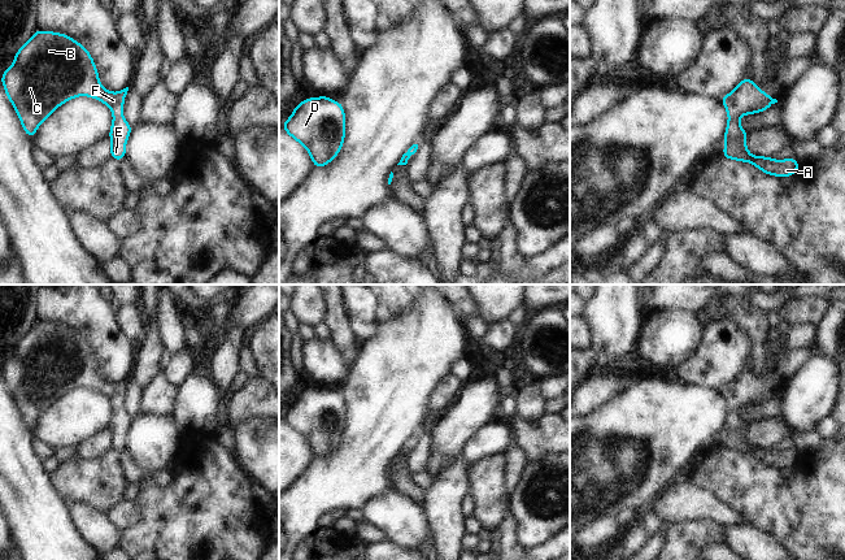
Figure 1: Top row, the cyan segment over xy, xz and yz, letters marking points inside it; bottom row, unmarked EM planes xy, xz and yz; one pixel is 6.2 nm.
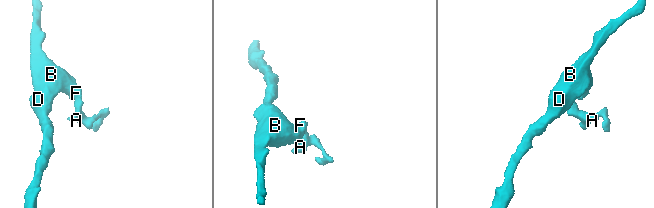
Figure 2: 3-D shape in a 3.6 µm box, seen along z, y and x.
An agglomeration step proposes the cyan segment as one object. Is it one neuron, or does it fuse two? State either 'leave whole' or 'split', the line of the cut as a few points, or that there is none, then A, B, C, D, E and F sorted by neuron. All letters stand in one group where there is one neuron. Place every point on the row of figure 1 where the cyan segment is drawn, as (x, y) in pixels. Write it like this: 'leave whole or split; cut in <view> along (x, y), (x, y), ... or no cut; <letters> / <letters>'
leave whole; no cut; A B C D E F

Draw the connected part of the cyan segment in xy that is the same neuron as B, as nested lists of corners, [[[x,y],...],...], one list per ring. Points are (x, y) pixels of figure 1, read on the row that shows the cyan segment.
[[[36,30],[16,52],[13,65],[5,69],[0,81],[30,139],[34,138],[40,123],[70,99],[87,96],[108,105],[113,114],[108,134],[108,138],[112,140],[110,159],[117,161],[126,159],[126,143],[132,130],[132,126],[123,118],[123,103],[129,87],[118,92],[110,92],[104,88],[91,53],[71,36],[55,31]]]

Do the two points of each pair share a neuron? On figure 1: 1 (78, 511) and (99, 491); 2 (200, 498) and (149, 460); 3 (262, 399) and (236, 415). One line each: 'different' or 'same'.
1: different
2: different
3: same

